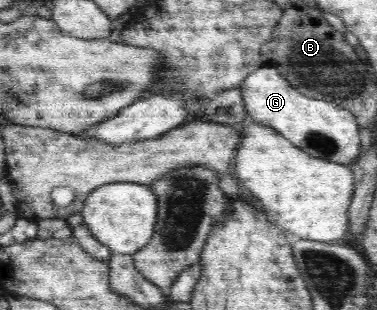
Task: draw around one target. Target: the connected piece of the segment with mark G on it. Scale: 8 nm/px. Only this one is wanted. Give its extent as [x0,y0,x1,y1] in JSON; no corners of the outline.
[241,66,360,166]

